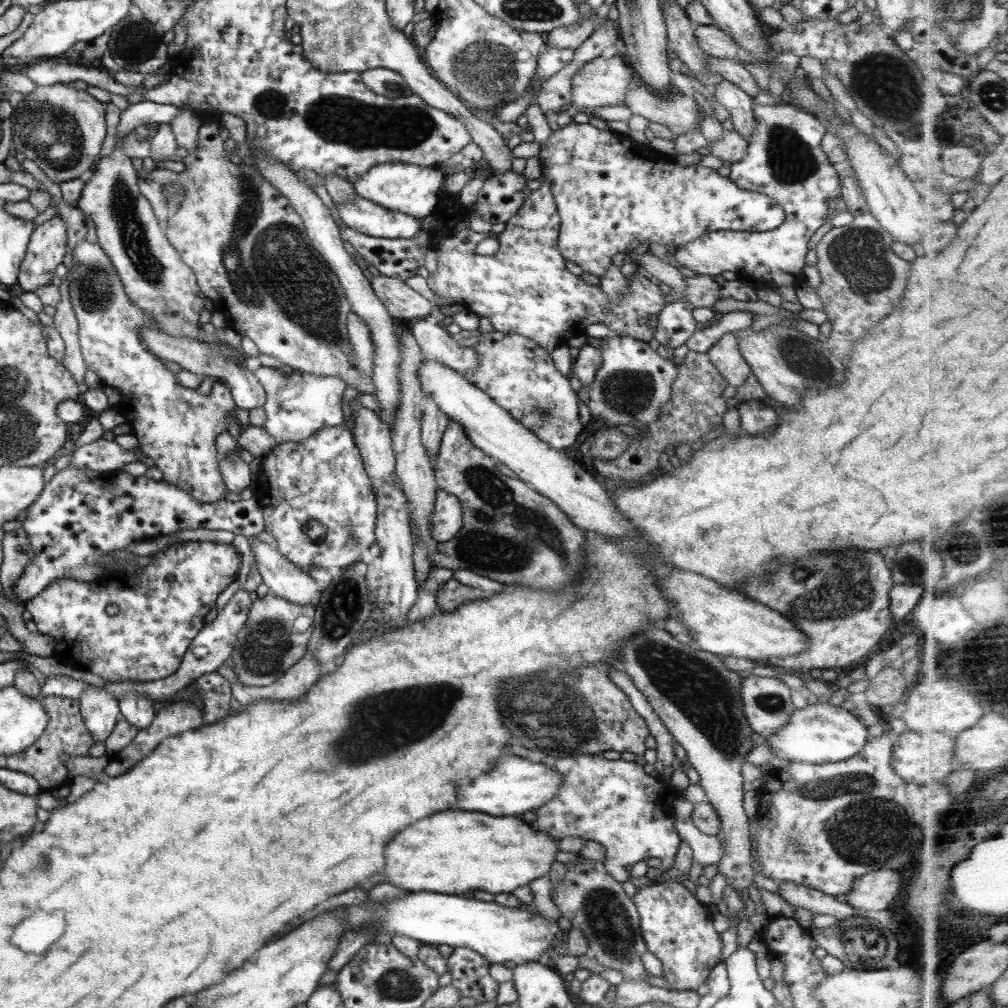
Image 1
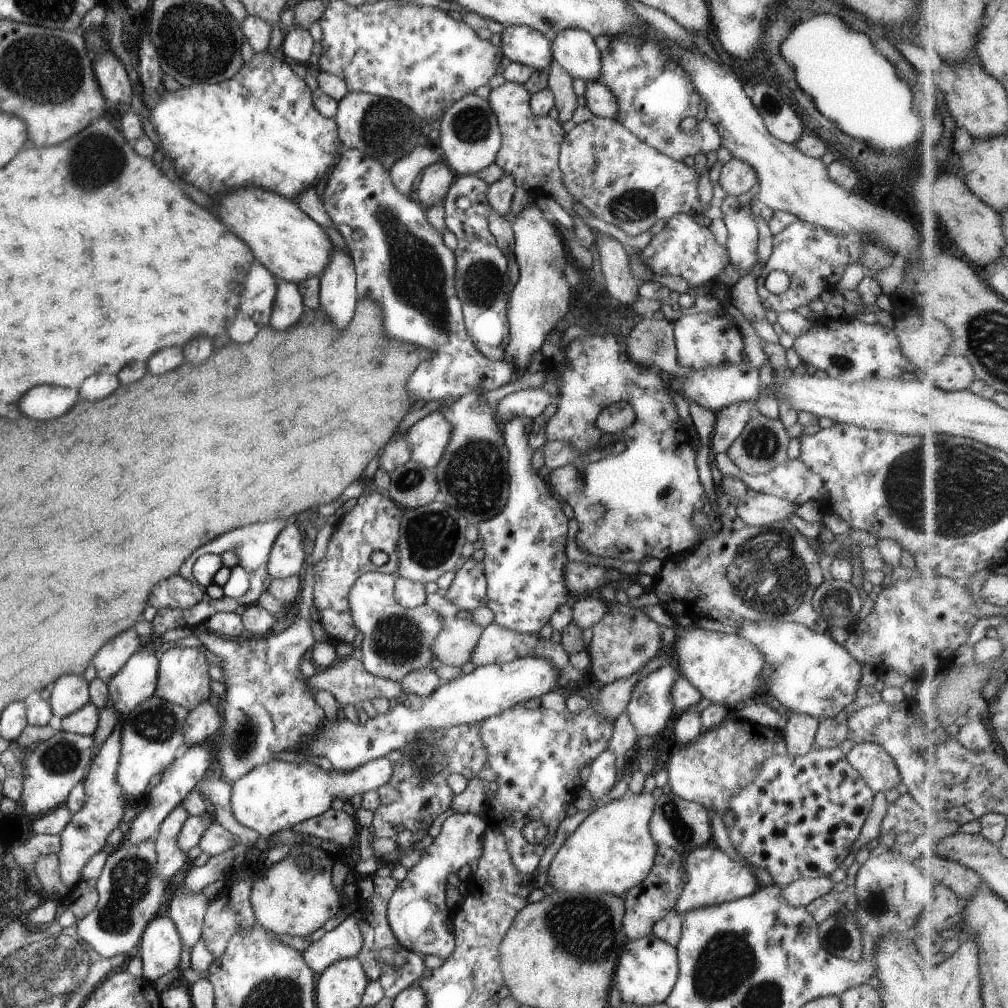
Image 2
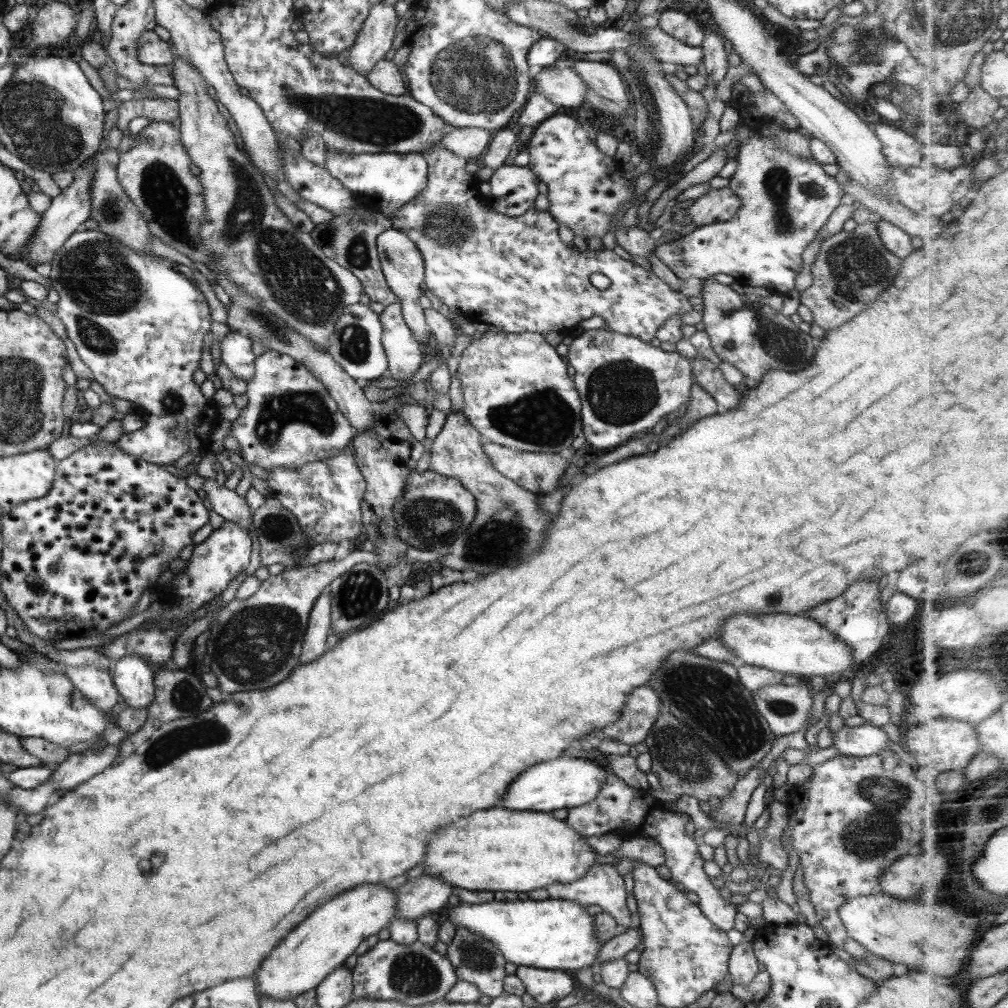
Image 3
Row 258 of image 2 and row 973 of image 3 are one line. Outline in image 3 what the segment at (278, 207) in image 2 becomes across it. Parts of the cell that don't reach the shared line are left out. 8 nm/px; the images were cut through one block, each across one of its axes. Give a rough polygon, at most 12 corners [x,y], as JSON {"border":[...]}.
{"border":[[361,884],[320,905],[256,972],[259,996],[315,989],[397,913]]}

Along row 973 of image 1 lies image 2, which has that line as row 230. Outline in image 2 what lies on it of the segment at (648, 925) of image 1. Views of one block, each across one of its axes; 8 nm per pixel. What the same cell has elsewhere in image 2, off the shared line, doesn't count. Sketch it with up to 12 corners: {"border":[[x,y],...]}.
{"border":[[692,214],[667,220],[640,251],[654,274],[716,283],[726,248]]}

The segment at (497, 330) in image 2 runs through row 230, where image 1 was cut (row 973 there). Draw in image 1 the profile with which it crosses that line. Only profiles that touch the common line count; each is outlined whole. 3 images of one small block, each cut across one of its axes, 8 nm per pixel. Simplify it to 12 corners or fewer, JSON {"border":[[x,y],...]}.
{"border":[[471,948],[447,959],[450,985],[478,1004],[496,998],[491,962]]}

